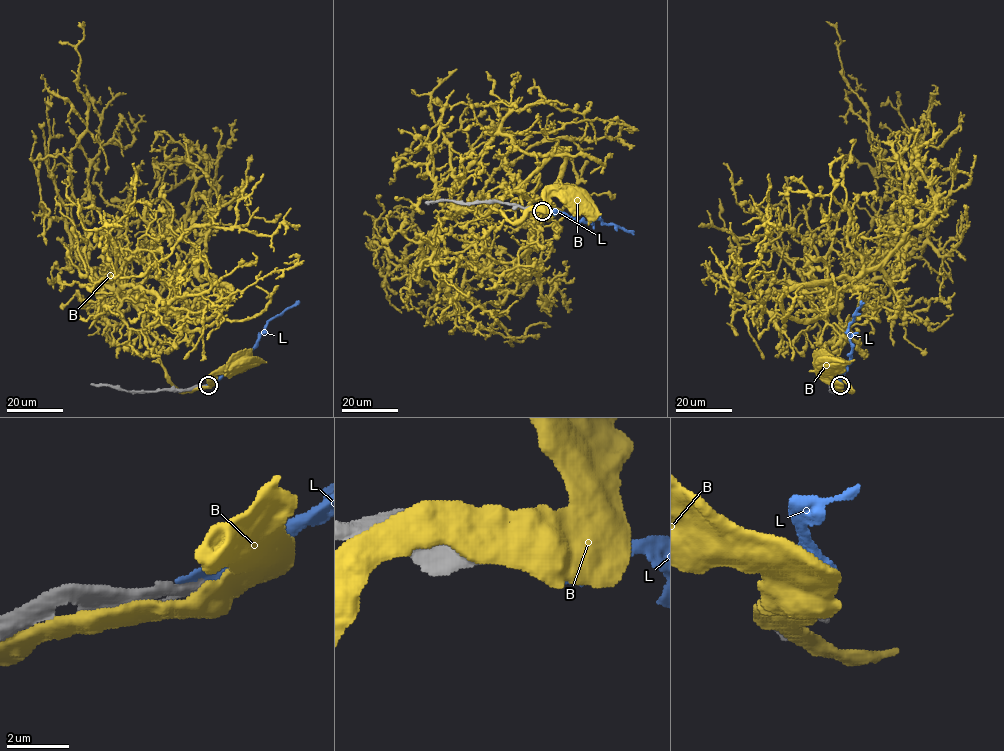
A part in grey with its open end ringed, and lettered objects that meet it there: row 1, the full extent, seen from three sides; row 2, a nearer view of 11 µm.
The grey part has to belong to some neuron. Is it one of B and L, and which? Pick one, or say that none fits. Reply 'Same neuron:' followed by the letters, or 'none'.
Same neuron: L

